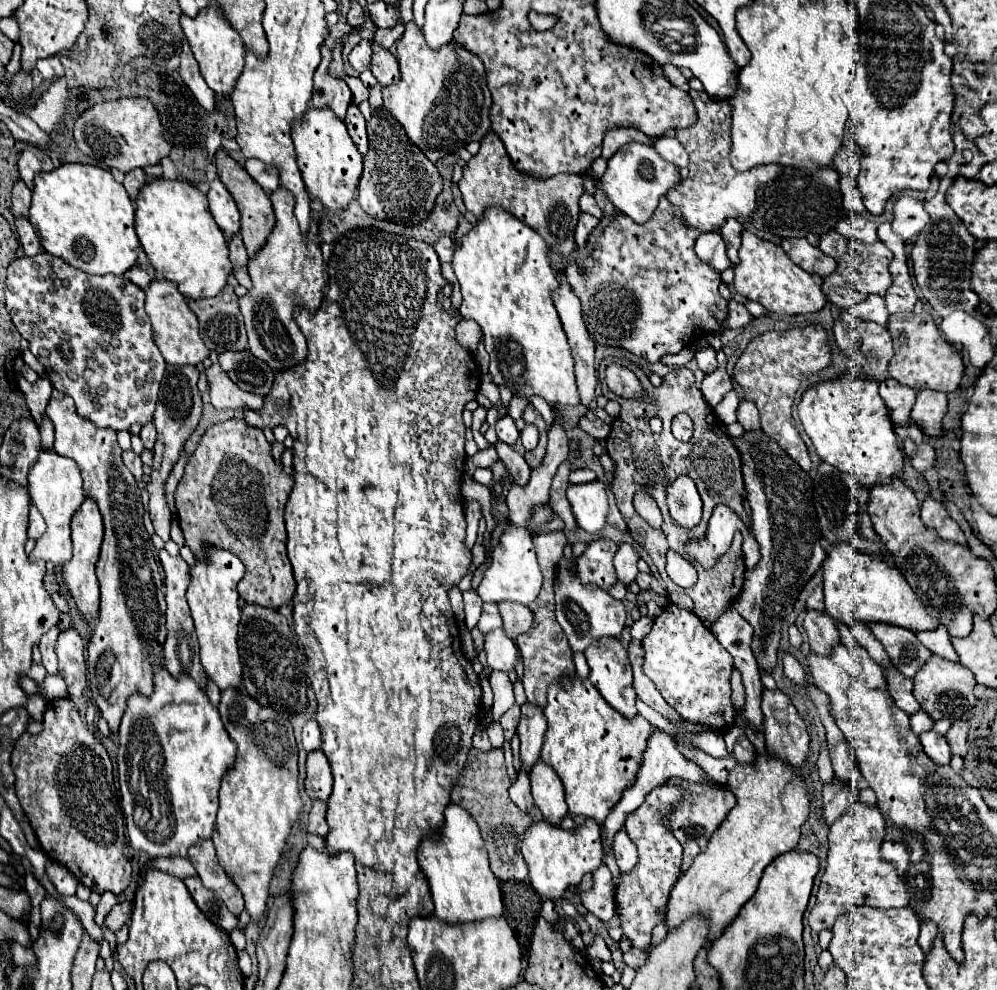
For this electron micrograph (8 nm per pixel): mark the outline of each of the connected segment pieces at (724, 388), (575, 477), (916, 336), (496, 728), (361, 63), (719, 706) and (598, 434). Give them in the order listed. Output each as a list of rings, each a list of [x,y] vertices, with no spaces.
[[[717,351],[717,369],[713,371],[713,373],[707,373],[705,377],[703,377],[703,381],[701,381],[701,395],[703,395],[703,399],[711,405],[711,407],[715,407],[721,399],[723,399],[723,395],[727,393],[727,391],[731,391],[733,389],[733,385],[731,385],[731,377],[729,377],[729,373],[726,371],[727,357],[723,351]]]
[[[591,469],[571,471],[571,483],[589,483],[589,481],[595,481],[595,479],[597,479],[597,473],[591,471]]]
[[[893,313],[893,315],[889,315],[887,329],[893,337],[893,349],[895,349],[895,355],[889,363],[889,375],[893,379],[897,379],[901,385],[907,385],[917,391],[933,389],[933,391],[951,393],[959,387],[963,371],[965,371],[963,359],[939,333],[939,329],[929,313],[921,313],[921,315]]]
[[[493,721],[493,723],[487,727],[487,733],[489,733],[489,741],[491,741],[491,745],[493,745],[495,749],[501,749],[503,743],[505,743],[501,725],[499,725],[497,721]]]
[[[361,41],[351,53],[349,53],[349,63],[351,63],[351,67],[355,69],[355,71],[365,71],[365,69],[369,69],[369,55],[371,55],[371,51],[369,51],[369,41]]]
[[[673,603],[655,619],[651,633],[643,639],[645,675],[655,683],[663,699],[689,721],[703,723],[713,731],[727,731],[733,727],[735,707],[731,705],[731,673],[733,659],[717,643],[715,635],[701,623],[701,619]]]
[[[589,411],[585,417],[581,417],[579,427],[583,431],[587,431],[595,439],[605,439],[609,435],[609,431],[611,431],[611,427],[605,421],[601,421],[593,411]]]

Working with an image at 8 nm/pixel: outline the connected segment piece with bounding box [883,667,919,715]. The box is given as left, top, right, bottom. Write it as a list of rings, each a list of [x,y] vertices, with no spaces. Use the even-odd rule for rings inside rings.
[[[889,667],[889,669],[883,669],[885,673],[885,679],[887,679],[887,685],[889,685],[889,695],[893,697],[895,705],[899,709],[903,709],[905,713],[913,713],[913,711],[919,711],[919,703],[915,701],[913,697],[913,683],[911,679],[905,679],[897,667]]]

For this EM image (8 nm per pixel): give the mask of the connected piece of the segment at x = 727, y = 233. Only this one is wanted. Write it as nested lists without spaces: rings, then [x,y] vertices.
[[[729,219],[723,223],[723,227],[719,229],[723,239],[725,239],[725,245],[727,245],[727,255],[731,259],[733,265],[739,263],[739,245],[741,245],[741,231],[743,231],[743,225],[737,221],[737,219]]]

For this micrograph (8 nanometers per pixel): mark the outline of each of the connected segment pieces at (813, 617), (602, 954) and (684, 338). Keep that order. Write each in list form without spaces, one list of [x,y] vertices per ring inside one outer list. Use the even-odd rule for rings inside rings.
[[[811,609],[811,611],[805,613],[803,627],[807,631],[811,651],[815,655],[829,657],[831,655],[831,649],[839,643],[839,631],[833,625],[833,619],[829,615],[825,615],[823,611]]]
[[[595,937],[593,943],[587,947],[587,957],[589,959],[605,959],[605,961],[609,961],[611,951],[607,949],[607,945],[605,945],[605,941],[601,937]]]
[[[661,197],[659,201],[659,207],[657,211],[653,213],[653,219],[649,219],[649,223],[643,223],[643,225],[637,225],[633,223],[633,219],[629,219],[627,215],[617,215],[601,233],[601,237],[595,241],[595,249],[589,253],[589,259],[587,261],[587,267],[585,265],[579,265],[575,261],[569,261],[567,267],[565,267],[565,273],[567,273],[567,279],[575,291],[575,295],[579,297],[581,301],[581,307],[583,307],[583,319],[585,319],[585,327],[591,335],[591,339],[601,345],[601,347],[621,347],[621,349],[627,349],[631,351],[633,355],[637,357],[643,357],[647,359],[649,363],[657,363],[661,361],[661,357],[665,355],[671,355],[671,353],[679,353],[683,347],[687,347],[695,337],[701,337],[701,335],[707,335],[711,331],[717,331],[717,329],[723,329],[723,319],[727,317],[727,301],[719,295],[719,283],[721,283],[721,275],[709,267],[705,261],[697,259],[697,253],[695,253],[695,239],[701,231],[695,229],[695,227],[689,227],[683,223],[681,219],[681,211],[677,207],[673,207],[667,197]]]

